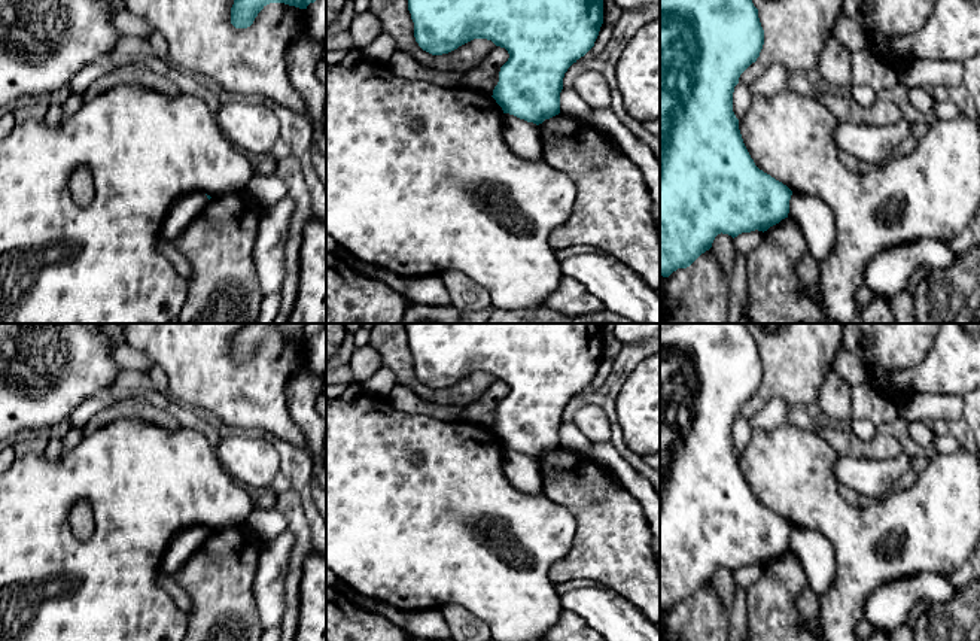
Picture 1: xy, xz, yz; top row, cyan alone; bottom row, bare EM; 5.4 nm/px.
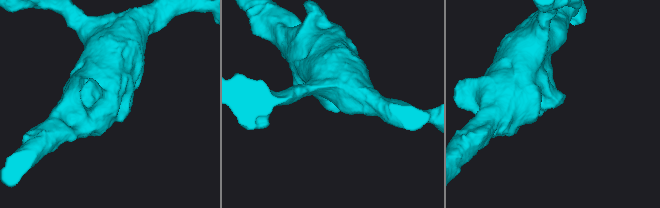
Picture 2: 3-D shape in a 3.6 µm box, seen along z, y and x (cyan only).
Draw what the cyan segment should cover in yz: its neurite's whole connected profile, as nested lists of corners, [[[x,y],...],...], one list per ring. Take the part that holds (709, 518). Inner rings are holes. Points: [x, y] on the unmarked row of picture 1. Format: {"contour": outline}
{"contour": [[[743,323],[660,328],[660,608],[690,601],[718,568],[767,565],[788,552],[792,525],[760,504],[733,446],[740,408],[764,379],[758,343]]]}

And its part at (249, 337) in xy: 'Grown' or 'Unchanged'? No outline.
Unchanged

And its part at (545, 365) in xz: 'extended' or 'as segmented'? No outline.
as segmented

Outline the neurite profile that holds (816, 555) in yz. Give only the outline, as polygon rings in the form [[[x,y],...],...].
[[[792,526],[788,552],[800,559],[813,592],[824,595],[830,590],[836,578],[836,553],[821,532]]]

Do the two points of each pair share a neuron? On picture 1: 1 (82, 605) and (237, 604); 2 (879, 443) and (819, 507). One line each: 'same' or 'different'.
1: different
2: different

